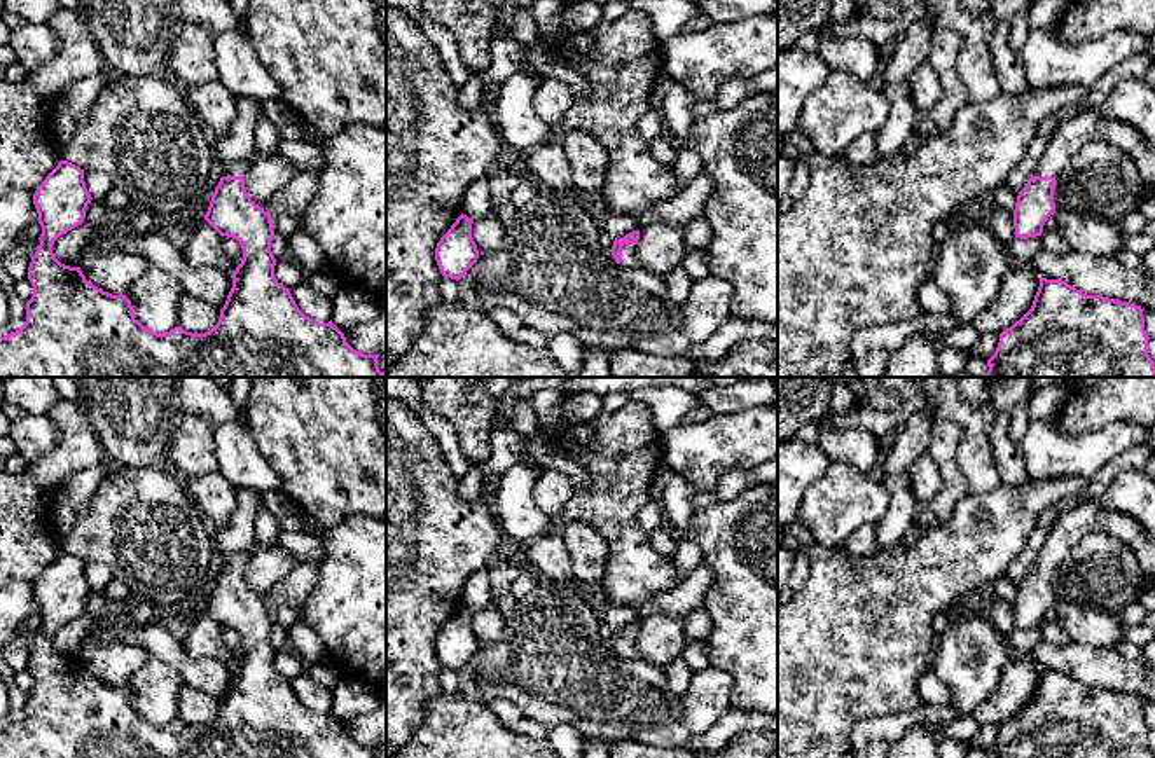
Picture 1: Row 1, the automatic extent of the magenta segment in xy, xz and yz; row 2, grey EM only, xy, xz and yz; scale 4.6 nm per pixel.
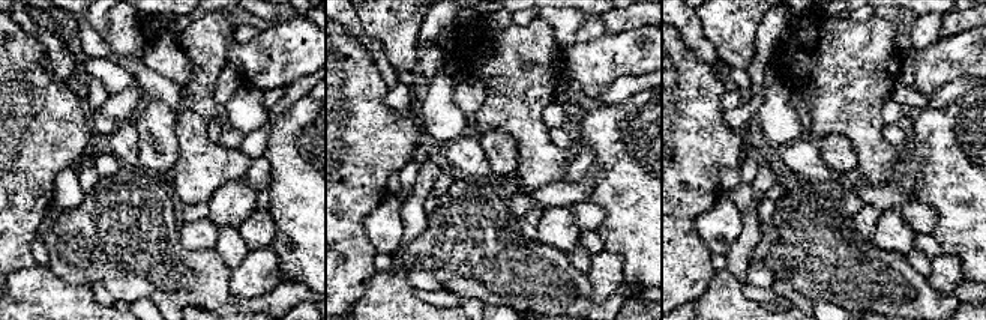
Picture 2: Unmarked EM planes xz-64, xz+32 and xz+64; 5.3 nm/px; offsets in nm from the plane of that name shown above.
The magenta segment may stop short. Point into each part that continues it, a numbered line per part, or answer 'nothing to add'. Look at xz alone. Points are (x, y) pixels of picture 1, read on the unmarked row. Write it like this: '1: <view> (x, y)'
1: xz (629, 652)

